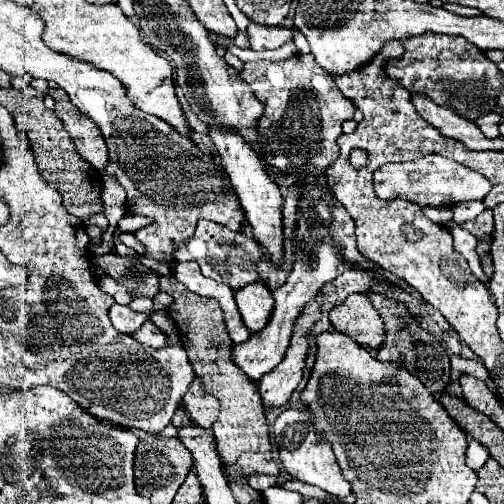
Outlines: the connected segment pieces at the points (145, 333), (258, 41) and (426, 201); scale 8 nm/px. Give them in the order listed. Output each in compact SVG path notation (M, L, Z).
M145 321L145 323L133 333L133 337L135 337L139 343L149 345L149 347L155 347L155 349L167 345L167 335L165 335L163 331L159 331L151 321Z
M249 23L249 43L253 51L263 51L263 49L279 49L281 45L293 41L293 29L291 27L267 27L267 25L257 25Z
M429 155L409 163L387 163L373 173L373 181L375 181L375 193L379 199L391 201L393 197L399 197L399 199L413 201L419 207L427 207L427 205L455 207L461 201L483 199L491 191L491 183L481 173L467 169L465 165L441 155Z

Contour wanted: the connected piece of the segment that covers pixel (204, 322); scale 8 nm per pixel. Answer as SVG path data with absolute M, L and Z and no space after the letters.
M159 275L159 289L171 293L173 297L173 303L167 307L167 315L173 319L179 331L179 337L187 349L189 363L193 365L197 379L209 395L219 399L221 411L211 431L215 435L217 451L223 463L227 465L231 475L279 475L279 467L271 459L271 443L267 433L269 429L265 423L261 395L257 391L257 385L231 359L233 341L227 333L219 303L213 297L201 297L197 293L191 293L173 275Z

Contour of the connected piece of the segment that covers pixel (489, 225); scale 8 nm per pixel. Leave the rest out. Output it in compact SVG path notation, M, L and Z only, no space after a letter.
M485 209L479 217L473 221L467 221L461 225L465 231L477 237L477 255L483 265L483 271L487 277L493 275L493 261L489 255L489 245L491 245L491 235L493 235L493 211Z

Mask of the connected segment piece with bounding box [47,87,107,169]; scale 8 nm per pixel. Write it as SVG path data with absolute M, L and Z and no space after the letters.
M55 87L47 93L55 99L55 115L63 121L77 153L95 169L103 169L107 165L107 145L103 141L103 135L99 133L99 127L91 119L83 117L83 113L75 109L75 105L71 105L63 89Z

